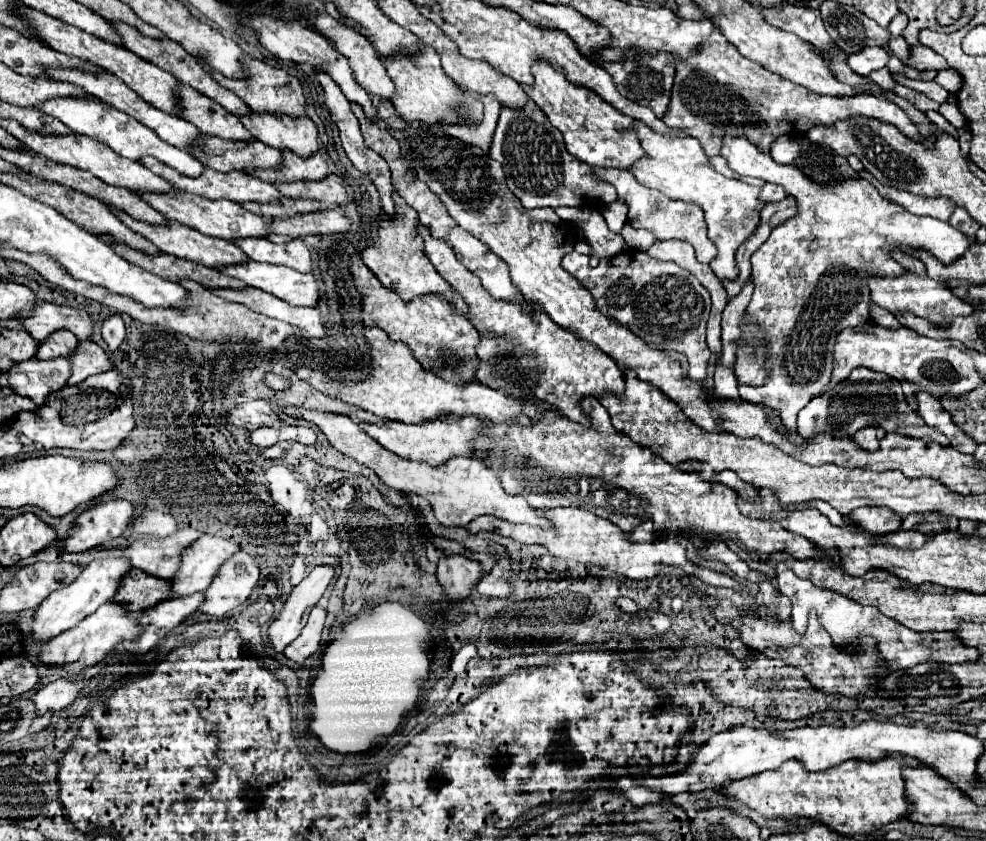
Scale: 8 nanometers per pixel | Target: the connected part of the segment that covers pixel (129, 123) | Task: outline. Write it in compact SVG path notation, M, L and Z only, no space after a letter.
M60 98L54 102L46 102L46 106L42 106L42 112L58 118L60 122L64 122L70 130L74 130L76 134L84 134L90 136L98 142L108 144L116 154L140 162L140 158L144 156L152 156L158 162L164 162L166 166L178 170L180 174L188 176L188 178L200 178L204 164L196 158L190 158L190 154L182 154L182 150L174 150L174 146L162 142L158 138L158 134L154 134L150 128L142 126L136 118L130 118L128 114L122 114L120 110L114 110L110 106L102 106L98 100L94 102L74 102L74 98Z

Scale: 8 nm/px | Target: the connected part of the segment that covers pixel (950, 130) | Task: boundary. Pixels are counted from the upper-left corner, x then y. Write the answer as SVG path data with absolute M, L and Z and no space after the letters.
M930 110L925 114L927 118L941 131L951 135L955 139L958 139L959 135L957 129L954 128L939 112Z

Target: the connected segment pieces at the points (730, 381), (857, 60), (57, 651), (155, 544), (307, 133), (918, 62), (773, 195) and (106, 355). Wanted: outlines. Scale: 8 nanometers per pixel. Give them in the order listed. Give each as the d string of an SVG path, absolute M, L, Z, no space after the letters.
M718 370L714 374L714 394L722 400L734 400L734 402L742 402L740 394L738 394L738 384L736 384L736 376L730 370Z
M876 46L848 56L850 68L860 76L868 76L870 72L888 66L888 60L890 60L890 54L884 48L876 48Z
M106 602L102 604L94 614L86 616L76 628L70 628L56 638L52 638L40 652L40 660L44 664L54 664L54 666L64 666L66 672L78 674L84 666L92 666L100 660L106 658L118 644L126 640L134 640L142 634L144 626L140 624L140 616L144 612L130 612L124 604L120 602Z
M184 528L166 538L138 538L124 550L124 554L130 558L134 568L154 574L156 578L170 580L180 568L182 552L202 534L202 530Z
M254 114L254 118L242 118L244 126L256 140L278 148L290 150L300 158L310 158L318 152L318 128L310 118L290 122L290 118L270 118L268 114Z
M918 44L918 46L912 46L910 52L912 52L912 56L908 60L908 66L916 68L916 70L944 70L944 68L948 68L948 62L940 54L936 54L932 48Z
M764 184L764 188L762 188L762 200L764 202L780 202L786 196L788 196L786 190L778 184Z
M80 342L70 362L72 362L72 376L68 384L80 384L88 376L114 370L114 360L110 352L100 348L96 342Z

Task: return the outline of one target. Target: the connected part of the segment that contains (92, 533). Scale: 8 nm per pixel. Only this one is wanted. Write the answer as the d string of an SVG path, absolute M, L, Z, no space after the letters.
M112 500L88 508L78 516L70 536L64 540L64 550L82 552L108 544L128 528L134 510L128 500Z

